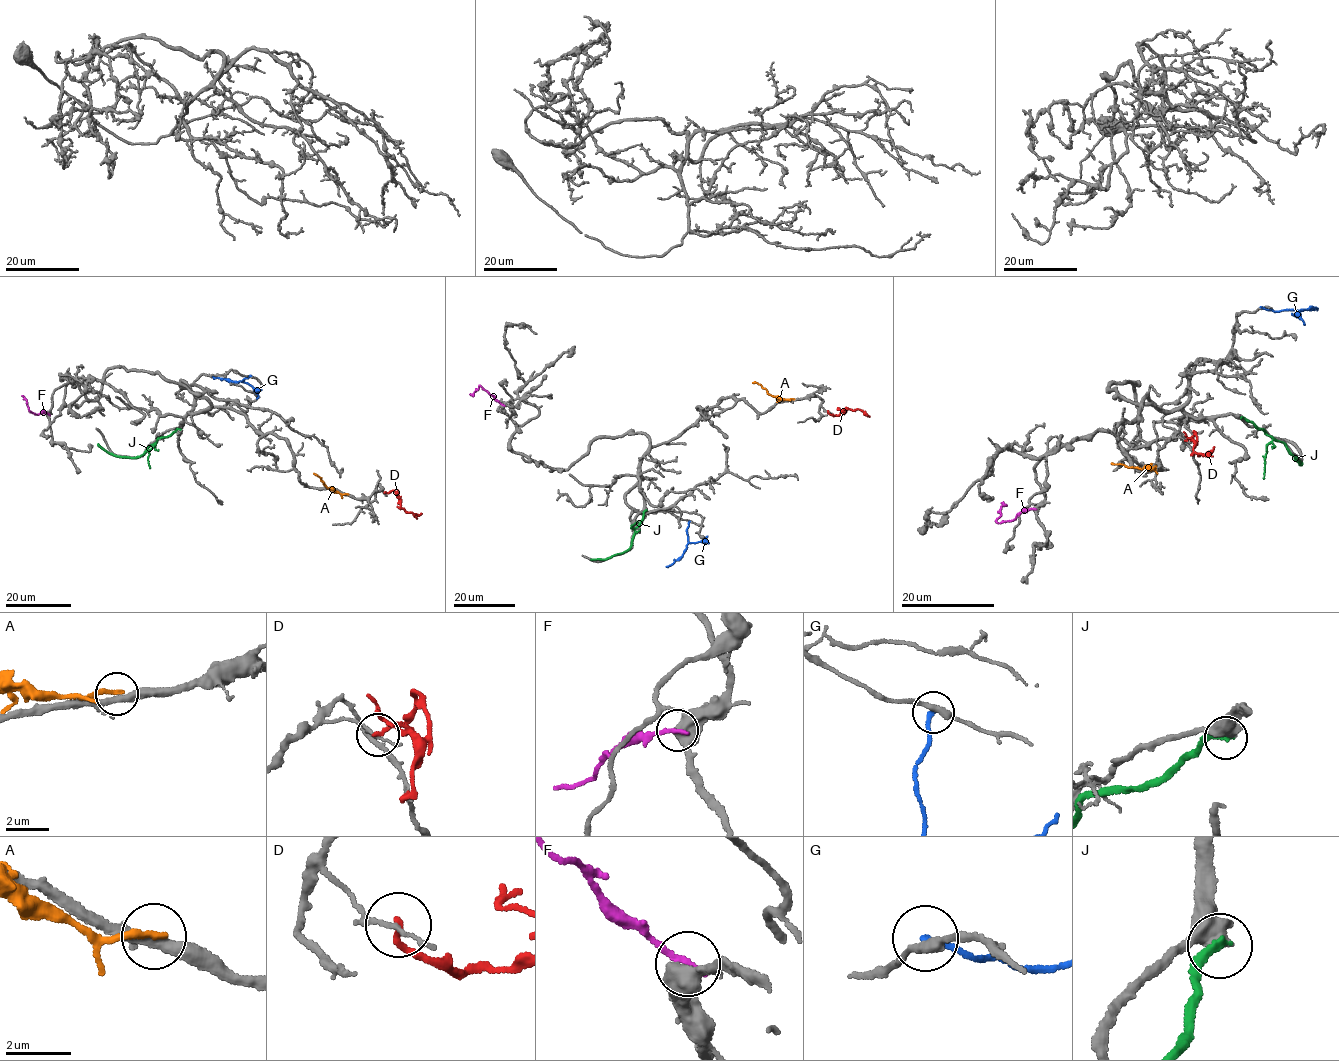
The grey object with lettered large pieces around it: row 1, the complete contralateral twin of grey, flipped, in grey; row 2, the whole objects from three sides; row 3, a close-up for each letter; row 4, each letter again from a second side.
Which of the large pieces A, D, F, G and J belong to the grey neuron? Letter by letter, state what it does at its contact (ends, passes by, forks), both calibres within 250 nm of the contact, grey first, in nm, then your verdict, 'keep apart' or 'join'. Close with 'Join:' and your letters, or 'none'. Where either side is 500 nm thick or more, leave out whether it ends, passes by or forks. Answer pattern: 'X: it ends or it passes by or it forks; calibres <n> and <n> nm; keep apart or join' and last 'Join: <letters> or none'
A: it ends; calibres 280 and 240 nm; keep apart
D: it ends; calibres 120 and 190 nm; keep apart
F: calibres 550 and 220 nm; keep apart
G: it ends; calibres 280 and 200 nm; keep apart
J: it ends; calibres 480 and 280 nm; keep apart
Join: none

